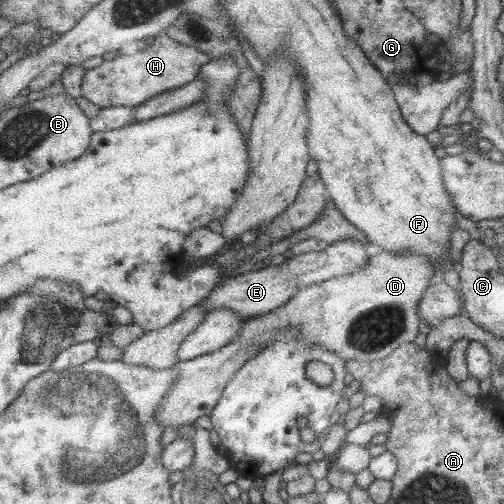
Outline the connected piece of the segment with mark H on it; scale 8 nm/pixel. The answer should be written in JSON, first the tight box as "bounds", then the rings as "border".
{"bounds":[81,34,211,108],"border":[[[160,34],[150,40],[148,46],[142,46],[139,52],[129,55],[112,55],[106,58],[103,64],[86,71],[84,80],[81,84],[82,97],[90,102],[96,103],[101,108],[109,106],[130,106],[137,107],[139,104],[146,102],[149,98],[164,93],[166,90],[180,88],[188,85],[188,82],[196,79],[203,67],[211,62],[211,57],[198,48],[186,46],[172,40],[172,38]]]}

